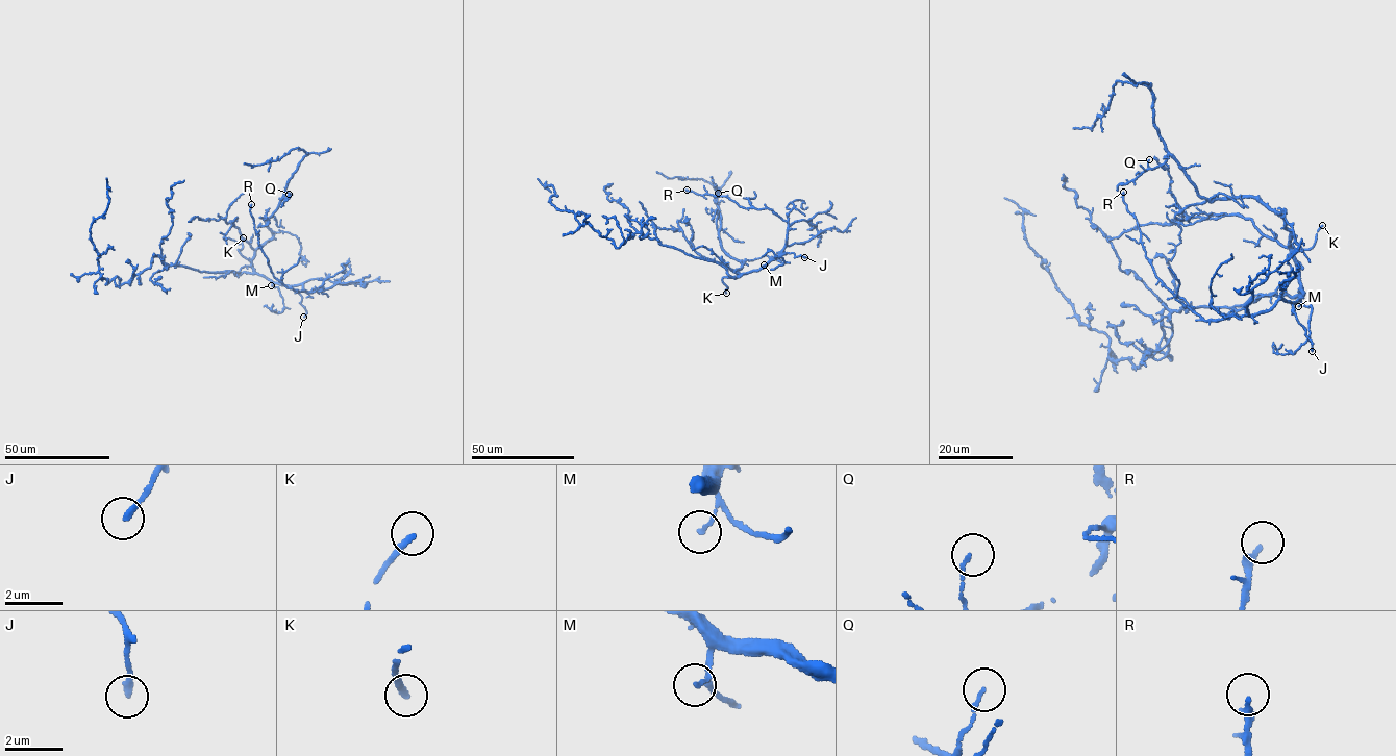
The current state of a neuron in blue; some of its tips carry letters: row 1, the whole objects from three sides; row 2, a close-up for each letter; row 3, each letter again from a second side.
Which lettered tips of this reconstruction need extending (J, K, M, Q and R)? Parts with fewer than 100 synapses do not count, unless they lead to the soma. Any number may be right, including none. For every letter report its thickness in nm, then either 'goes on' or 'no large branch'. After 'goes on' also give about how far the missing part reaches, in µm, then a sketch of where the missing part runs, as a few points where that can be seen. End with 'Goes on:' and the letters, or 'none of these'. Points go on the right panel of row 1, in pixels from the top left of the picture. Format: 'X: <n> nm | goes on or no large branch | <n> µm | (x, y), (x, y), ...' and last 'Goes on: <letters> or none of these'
J: 200 nm | no large branch
K: 200 nm | goes on | 35 µm
M: 110 nm | no large branch
Q: 130 nm | no large branch
R: 260 nm | no large branch
Goes on: K

